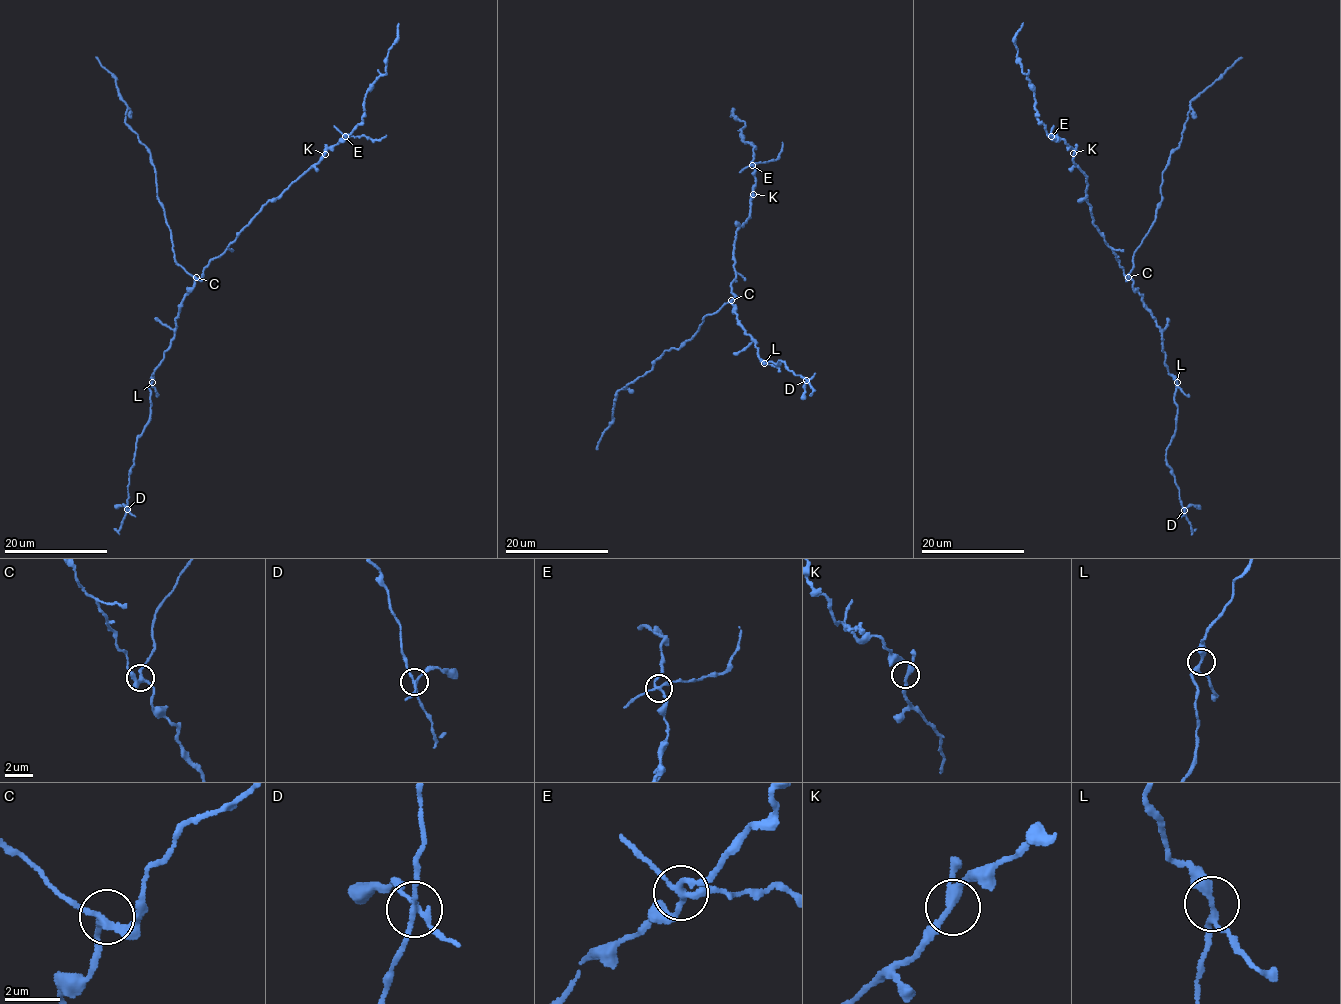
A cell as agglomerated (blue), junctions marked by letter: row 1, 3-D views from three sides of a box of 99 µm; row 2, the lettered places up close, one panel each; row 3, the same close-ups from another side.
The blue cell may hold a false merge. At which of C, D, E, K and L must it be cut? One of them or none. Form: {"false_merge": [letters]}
{"false_merge": ["E"]}

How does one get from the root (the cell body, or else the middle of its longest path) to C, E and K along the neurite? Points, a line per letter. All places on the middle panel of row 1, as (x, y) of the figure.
C: (735, 278), (731, 285), (735, 297), (731, 300)
E: (735, 278), (733, 244), (738, 229), (745, 223), (750, 210), (756, 178), (753, 165)
K: (735, 278), (734, 237), (745, 223), (753, 194)

